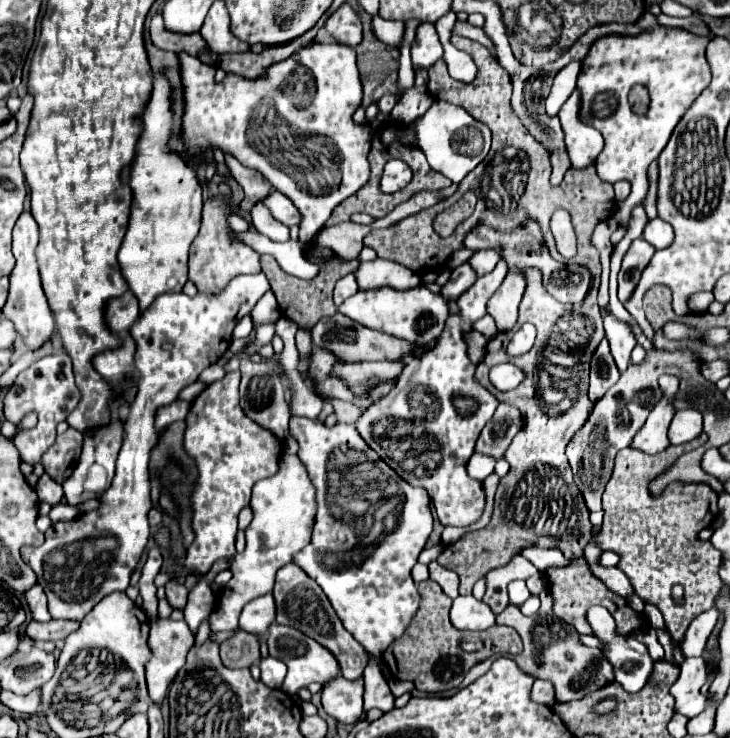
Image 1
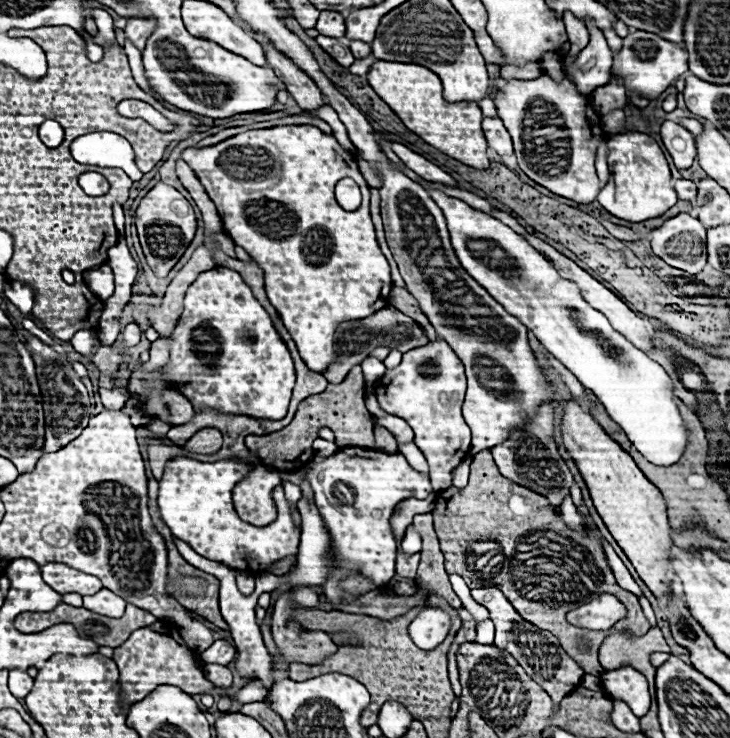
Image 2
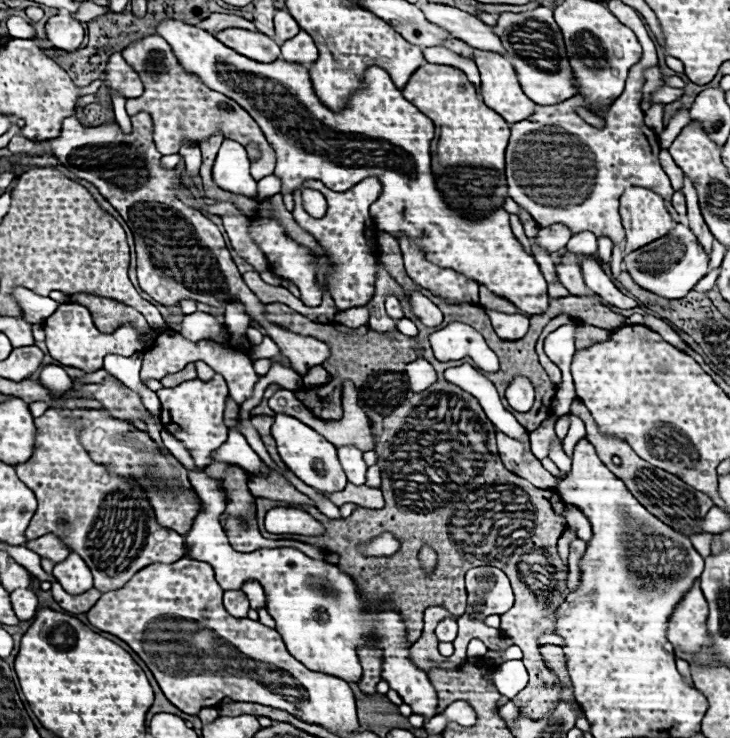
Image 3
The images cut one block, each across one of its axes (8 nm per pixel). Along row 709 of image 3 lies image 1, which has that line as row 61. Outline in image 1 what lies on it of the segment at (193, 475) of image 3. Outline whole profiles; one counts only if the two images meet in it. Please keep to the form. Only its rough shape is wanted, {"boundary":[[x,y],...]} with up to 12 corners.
{"boundary":[[422,22],[410,46],[414,70],[442,58],[434,24]]}

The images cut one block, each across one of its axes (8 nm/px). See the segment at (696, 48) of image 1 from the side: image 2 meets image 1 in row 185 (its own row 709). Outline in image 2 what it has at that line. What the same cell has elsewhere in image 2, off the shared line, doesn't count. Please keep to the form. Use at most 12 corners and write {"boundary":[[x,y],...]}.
{"boundary":[[632,666],[604,670],[602,692],[640,718],[650,708],[648,682]]}

